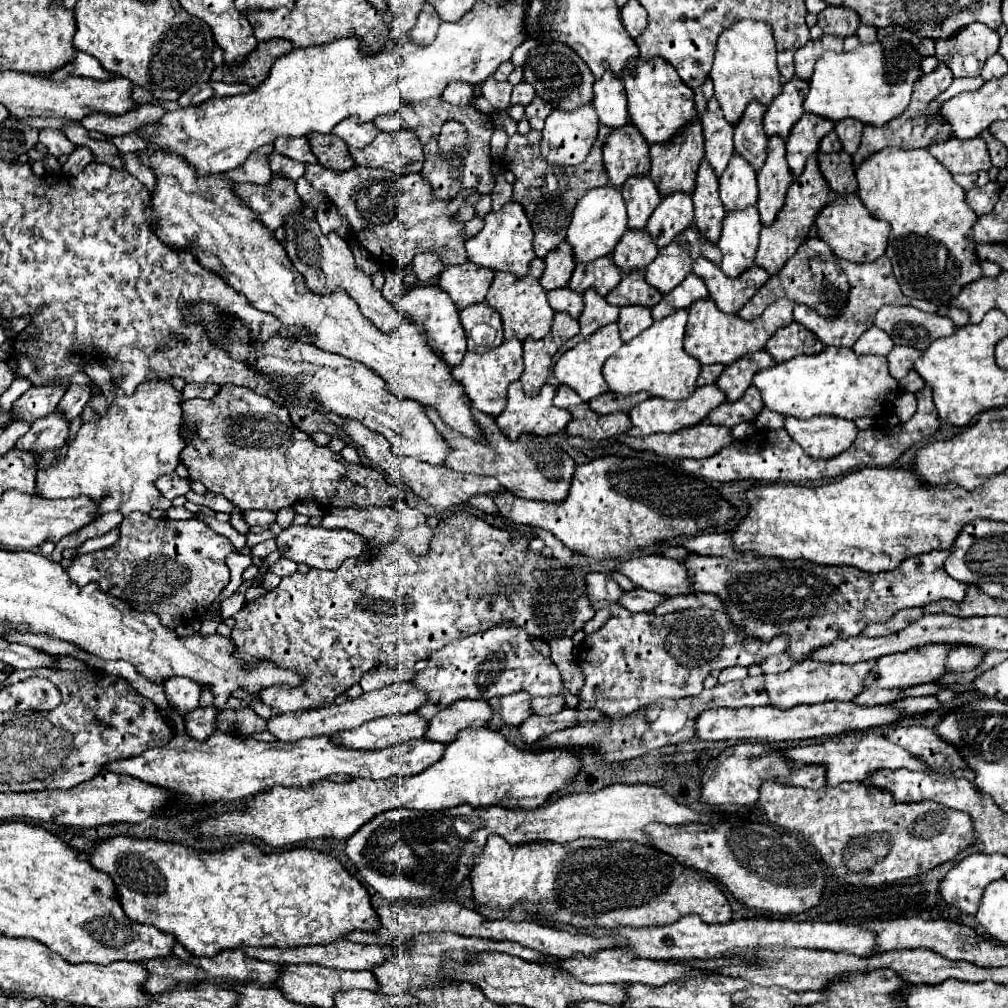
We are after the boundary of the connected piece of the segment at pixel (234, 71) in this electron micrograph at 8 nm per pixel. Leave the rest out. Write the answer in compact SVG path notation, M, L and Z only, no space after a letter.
M267 40L267 42L259 42L259 46L237 66L227 68L227 66L219 66L213 70L211 74L211 82L243 82L249 86L259 86L261 82L267 80L269 70L273 66L273 62L291 52L293 44L289 40Z

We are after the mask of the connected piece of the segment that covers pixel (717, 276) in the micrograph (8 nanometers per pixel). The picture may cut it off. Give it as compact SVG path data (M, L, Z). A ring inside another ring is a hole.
M699 258L693 264L693 274L705 282L709 296L725 314L737 314L741 306L745 306L745 302L749 302L749 298L753 298L753 294L769 280L769 274L759 266L753 266L739 278L729 278L719 266L713 266L705 258Z

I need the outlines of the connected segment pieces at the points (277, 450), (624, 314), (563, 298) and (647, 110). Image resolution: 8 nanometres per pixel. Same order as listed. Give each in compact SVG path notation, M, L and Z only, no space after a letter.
M221 386L219 394L213 400L185 400L181 406L185 420L197 424L197 436L181 452L181 462L187 466L189 478L203 482L209 492L225 496L241 512L277 512L281 508L293 506L299 500L317 500L325 508L395 506L403 500L401 490L397 486L391 486L381 472L363 464L345 462L341 454L329 450L329 446L319 446L309 434L301 432L293 424L283 424L277 416L275 402L267 396L259 396L241 386Z
M625 306L621 308L617 324L623 342L629 342L631 338L635 338L637 334L641 334L645 328L653 324L651 310L645 310L643 306Z
M559 288L549 292L549 306L555 312L567 312L571 318L579 318L583 310L583 296L575 294L569 288Z
M637 58L631 66L625 68L623 82L629 98L631 122L643 134L647 144L667 144L673 140L673 136L677 136L681 128L699 120L693 102L693 90L685 86L681 78L677 78L677 72L665 60L653 58L647 62Z

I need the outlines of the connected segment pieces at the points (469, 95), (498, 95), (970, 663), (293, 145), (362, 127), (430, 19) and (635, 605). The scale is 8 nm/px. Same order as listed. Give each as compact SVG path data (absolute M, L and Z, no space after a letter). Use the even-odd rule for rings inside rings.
M451 82L445 92L441 94L441 98L449 104L457 104L457 106L463 106L463 104L469 104L475 96L475 88L469 86L469 82Z
M487 78L481 84L481 94L491 102L491 106L499 112L505 110L509 106L509 98L511 98L511 82L497 82L493 78Z
M953 646L953 650L949 652L947 658L947 666L953 672L969 672L973 668L977 668L983 662L981 658L981 648L979 646Z
M281 136L281 138L277 138L273 142L273 146L275 146L275 152L279 152L279 154L283 154L287 158L299 160L303 164L317 162L315 154L311 152L311 146L309 146L307 138L285 138L285 136ZM305 154L307 154L307 162L305 162Z
M345 118L333 128L333 134L339 136L349 148L365 148L375 140L381 130L373 122L359 124L357 118Z
M425 4L421 14L417 16L415 26L409 30L409 40L417 42L417 44L429 44L435 40L437 28L439 28L439 16L433 10L433 6Z
M631 590L627 594L623 594L621 598L621 606L625 606L627 610L653 610L657 608L657 602L661 602L661 594L653 594L653 592L647 592L647 590Z

